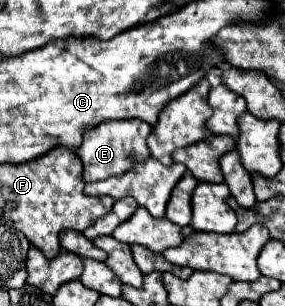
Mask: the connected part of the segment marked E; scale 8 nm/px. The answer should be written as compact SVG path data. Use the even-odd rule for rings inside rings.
M121 119L121 121L105 121L105 125L97 125L97 129L89 129L83 133L81 149L77 149L79 159L83 161L83 181L99 181L109 179L113 175L121 175L133 167L137 161L145 161L151 153L147 147L147 137L151 135L151 127L145 121L137 119Z

